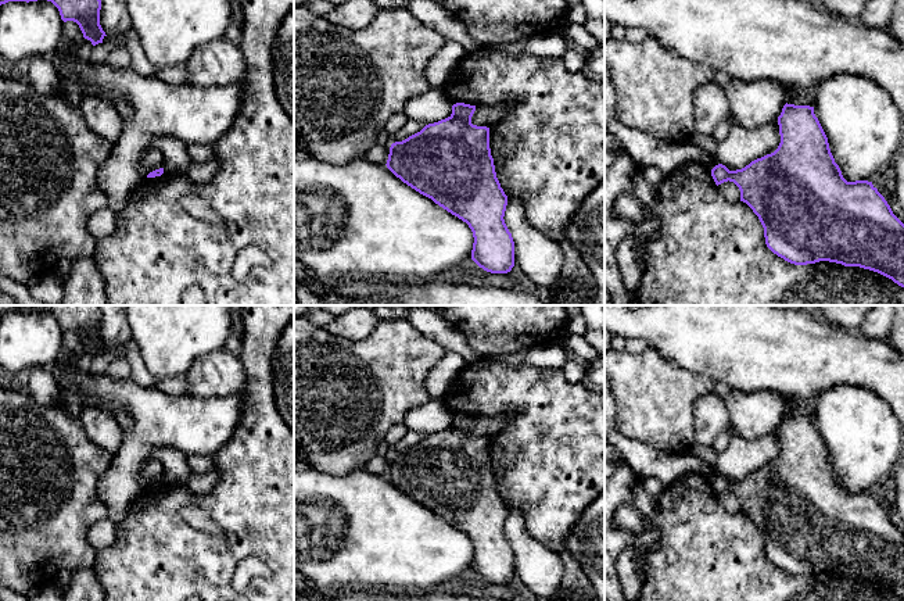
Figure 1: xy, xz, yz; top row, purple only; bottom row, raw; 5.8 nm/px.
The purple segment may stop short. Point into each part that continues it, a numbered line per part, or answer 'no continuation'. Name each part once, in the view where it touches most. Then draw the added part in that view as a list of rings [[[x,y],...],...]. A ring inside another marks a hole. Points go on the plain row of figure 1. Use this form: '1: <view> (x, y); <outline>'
no continuation

